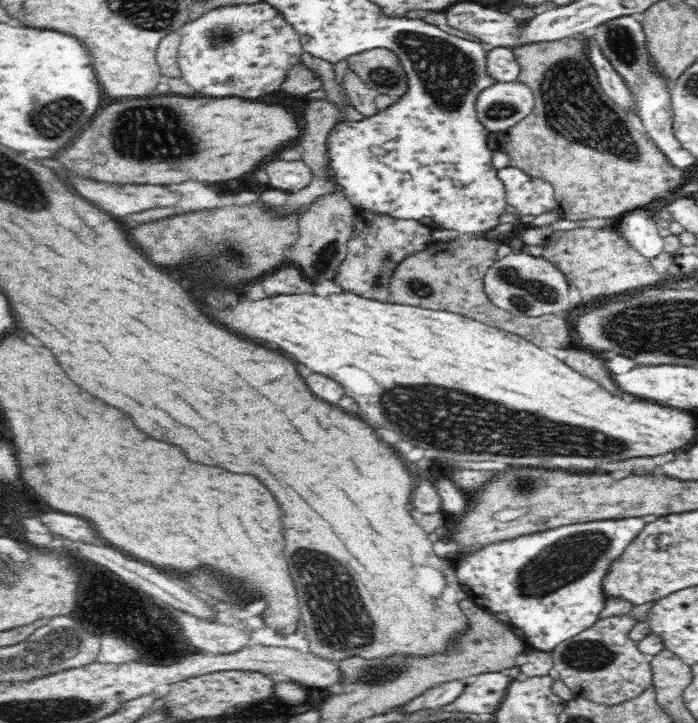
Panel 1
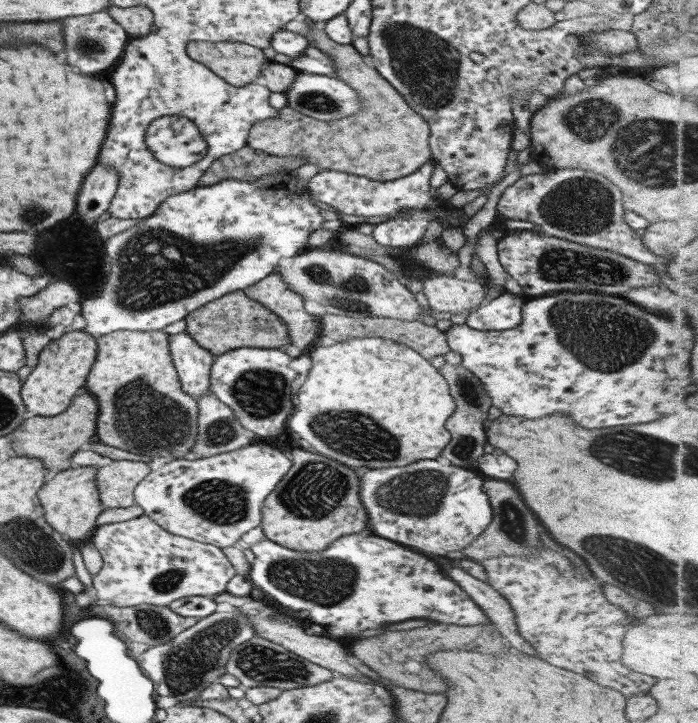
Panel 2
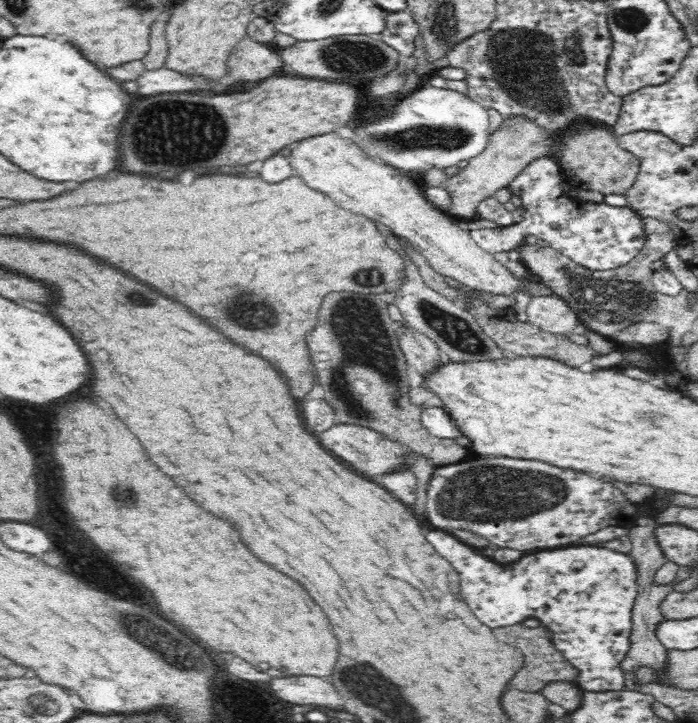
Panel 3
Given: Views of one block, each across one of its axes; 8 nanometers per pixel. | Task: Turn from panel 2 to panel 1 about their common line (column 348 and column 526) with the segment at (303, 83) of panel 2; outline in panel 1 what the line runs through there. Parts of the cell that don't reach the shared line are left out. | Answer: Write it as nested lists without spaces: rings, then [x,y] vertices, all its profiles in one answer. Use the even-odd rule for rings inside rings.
[[[498,82],[477,97],[477,121],[490,132],[504,132],[526,119],[534,102],[533,93],[524,84]]]

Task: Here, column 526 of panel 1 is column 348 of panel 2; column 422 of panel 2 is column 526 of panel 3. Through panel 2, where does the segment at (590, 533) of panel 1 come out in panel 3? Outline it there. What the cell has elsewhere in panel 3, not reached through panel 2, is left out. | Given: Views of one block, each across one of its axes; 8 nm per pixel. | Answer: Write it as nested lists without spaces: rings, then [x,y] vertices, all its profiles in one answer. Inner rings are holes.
[[[432,530],[426,532],[426,540],[436,552],[446,558],[460,574],[460,590],[472,612],[490,628],[512,626],[535,618],[546,631],[552,631],[551,641],[555,648],[579,670],[578,684],[582,691],[616,691],[625,689],[625,676],[621,662],[630,650],[632,609],[638,591],[637,571],[629,555],[599,545],[544,550],[524,556],[514,564],[494,564],[488,558],[476,554],[474,548],[458,542],[454,536]]]

